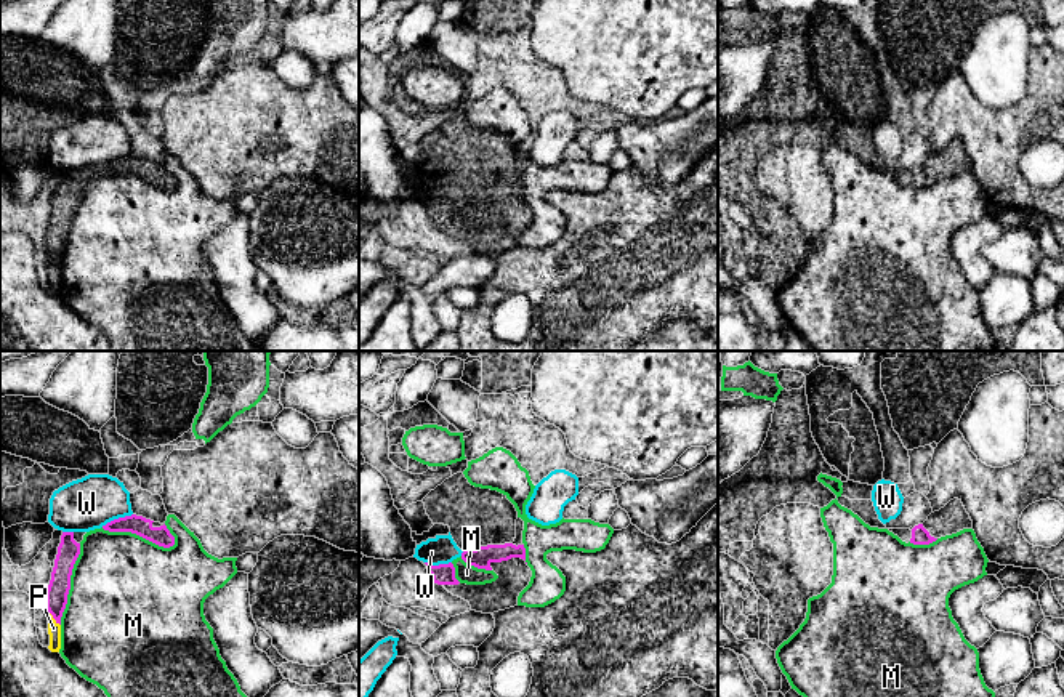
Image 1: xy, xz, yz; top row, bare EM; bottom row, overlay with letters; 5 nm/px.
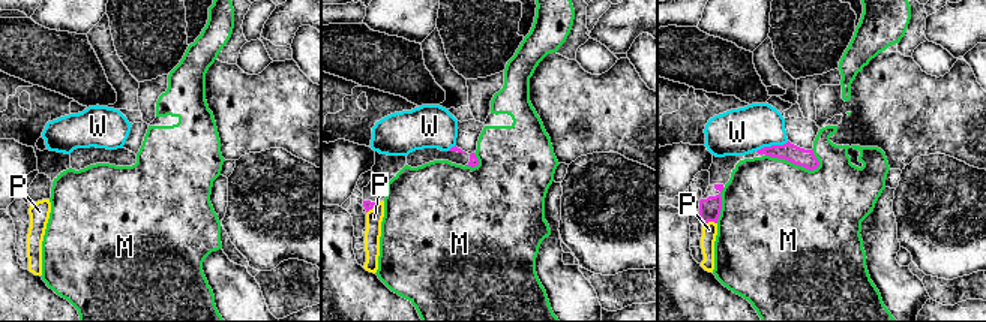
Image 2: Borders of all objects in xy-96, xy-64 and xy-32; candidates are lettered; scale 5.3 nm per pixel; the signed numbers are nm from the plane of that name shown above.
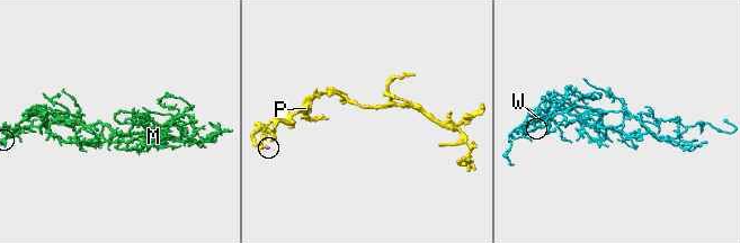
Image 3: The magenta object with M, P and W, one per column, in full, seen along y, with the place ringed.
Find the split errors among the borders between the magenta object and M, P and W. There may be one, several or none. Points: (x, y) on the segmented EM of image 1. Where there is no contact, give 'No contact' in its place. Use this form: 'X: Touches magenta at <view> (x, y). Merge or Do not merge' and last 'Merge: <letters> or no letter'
M: Touches magenta at xy (138, 534). Do not merge
P: Touches magenta at xy (53, 617). Do not merge
W: Touches magenta at xy (116, 519). Do not merge
Merge: no letter

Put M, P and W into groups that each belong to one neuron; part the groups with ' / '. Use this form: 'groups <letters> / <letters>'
groups M / P / W

